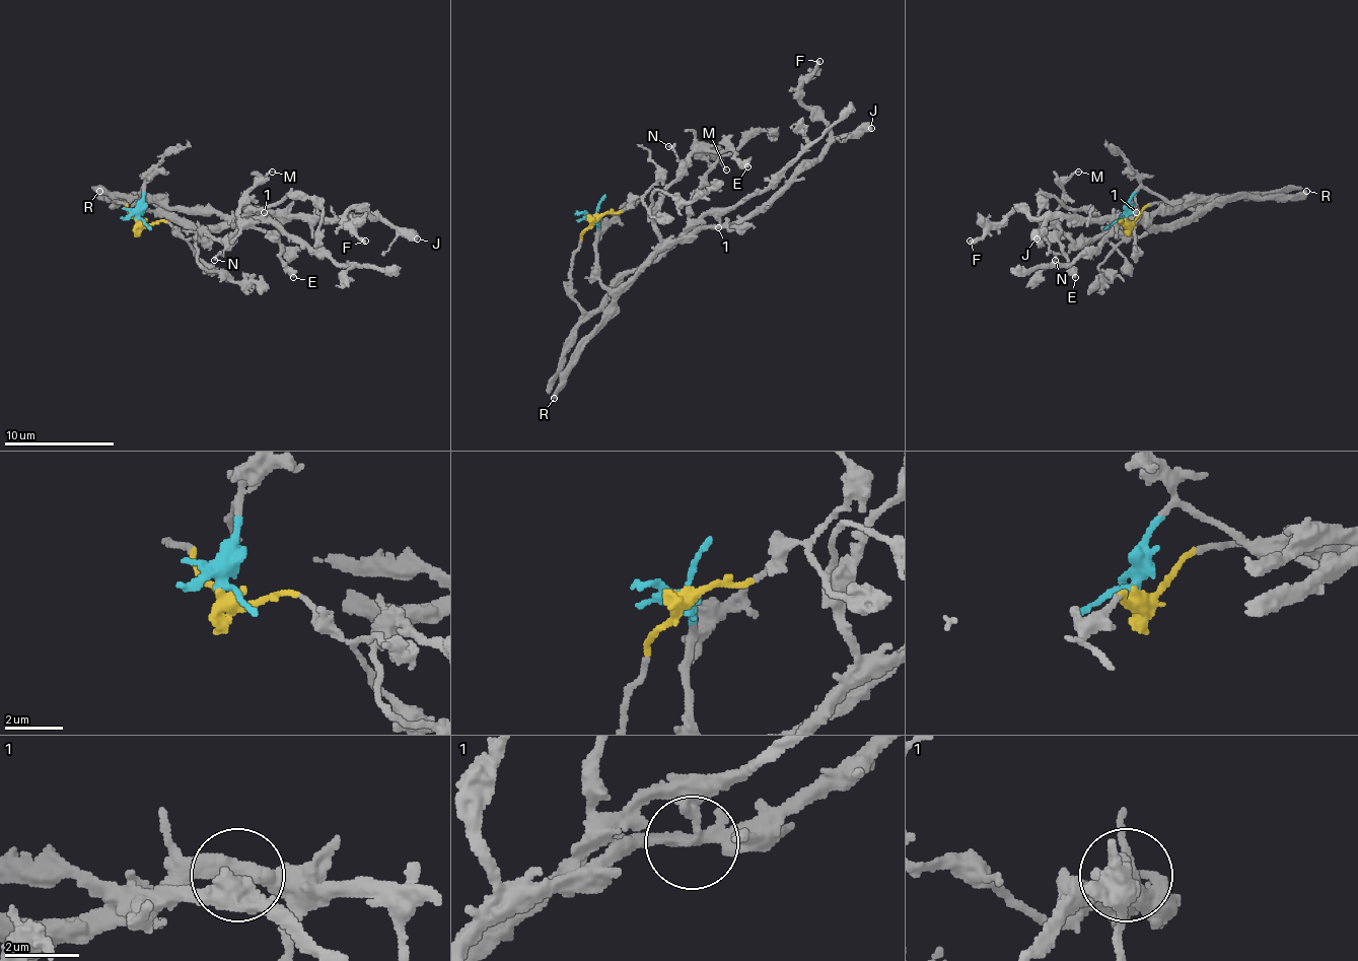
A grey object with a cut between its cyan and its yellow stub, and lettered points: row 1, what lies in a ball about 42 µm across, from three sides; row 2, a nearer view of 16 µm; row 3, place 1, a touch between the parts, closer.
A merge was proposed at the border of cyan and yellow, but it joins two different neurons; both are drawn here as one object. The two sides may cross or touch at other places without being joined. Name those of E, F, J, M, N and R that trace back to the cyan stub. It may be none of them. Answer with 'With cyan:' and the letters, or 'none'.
With cyan: E, F, J, M, N, R

